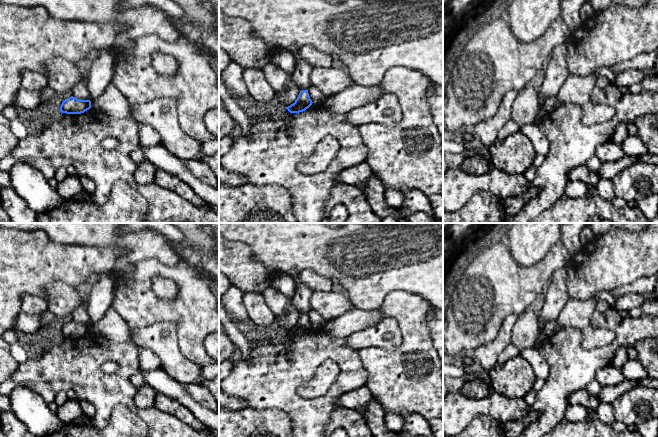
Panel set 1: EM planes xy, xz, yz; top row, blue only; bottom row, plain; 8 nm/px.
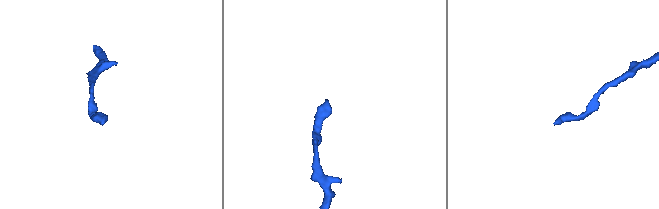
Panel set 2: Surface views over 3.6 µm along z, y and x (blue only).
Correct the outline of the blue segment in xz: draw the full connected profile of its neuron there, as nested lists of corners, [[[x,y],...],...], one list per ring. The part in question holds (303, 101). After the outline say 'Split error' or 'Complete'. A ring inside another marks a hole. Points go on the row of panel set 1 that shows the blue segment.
[[[301,90],[293,104],[285,107],[290,113],[299,113],[308,109],[312,105],[308,90]]]. Complete

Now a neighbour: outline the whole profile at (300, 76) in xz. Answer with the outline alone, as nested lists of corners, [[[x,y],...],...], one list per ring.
[[[297,48],[295,51],[293,51],[297,61],[295,70],[292,73],[292,80],[300,90],[309,90],[311,87],[309,76],[313,67],[298,56],[299,49],[300,48]]]

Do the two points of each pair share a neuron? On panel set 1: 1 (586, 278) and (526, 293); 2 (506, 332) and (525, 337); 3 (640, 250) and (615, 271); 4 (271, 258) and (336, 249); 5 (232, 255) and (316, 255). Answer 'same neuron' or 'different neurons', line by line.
1: different neurons
2: different neurons
3: same neuron
4: same neuron
5: different neurons

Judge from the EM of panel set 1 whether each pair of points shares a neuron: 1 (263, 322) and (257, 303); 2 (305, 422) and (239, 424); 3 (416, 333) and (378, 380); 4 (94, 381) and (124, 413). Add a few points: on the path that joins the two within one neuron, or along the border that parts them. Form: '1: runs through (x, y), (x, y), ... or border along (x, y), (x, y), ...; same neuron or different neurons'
1: runs through (262, 317), (257, 308); same neuron
2: border along (270, 409), (283, 411), (288, 416), (292, 426); different neurons
3: runs through (407, 345), (400, 352), (399, 359), (390, 368); same neuron
4: border along (138, 414), (117, 404), (105, 426); different neurons

